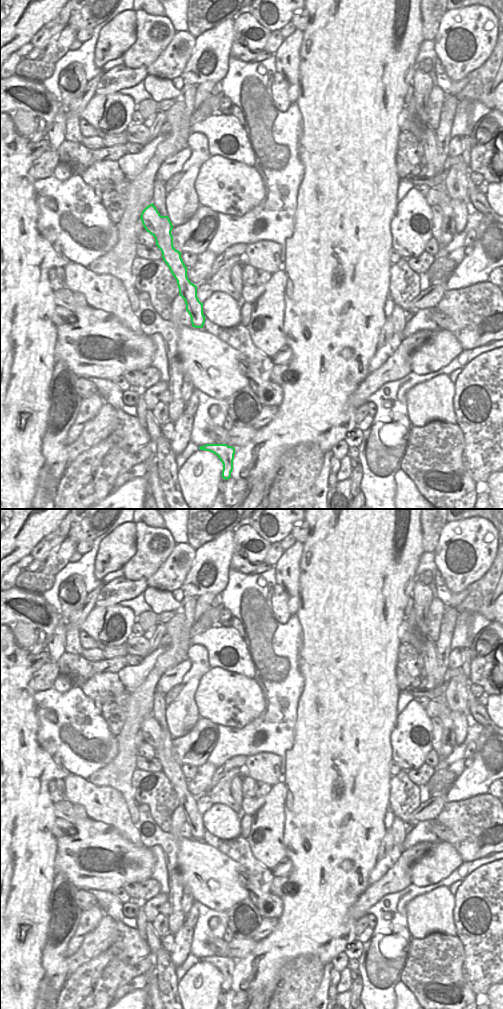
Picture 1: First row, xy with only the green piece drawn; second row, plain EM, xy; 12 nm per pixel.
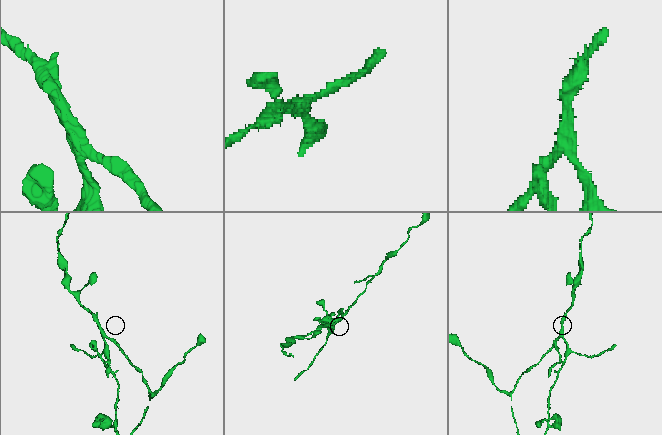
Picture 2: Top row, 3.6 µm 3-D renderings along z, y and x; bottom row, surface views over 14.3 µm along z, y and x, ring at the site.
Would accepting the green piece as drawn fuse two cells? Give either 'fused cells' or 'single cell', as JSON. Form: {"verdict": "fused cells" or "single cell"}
{"verdict": "fused cells"}

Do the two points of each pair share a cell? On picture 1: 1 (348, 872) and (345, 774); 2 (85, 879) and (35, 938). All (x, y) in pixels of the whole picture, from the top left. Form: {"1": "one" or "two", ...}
{"1": "one", "2": "two"}

